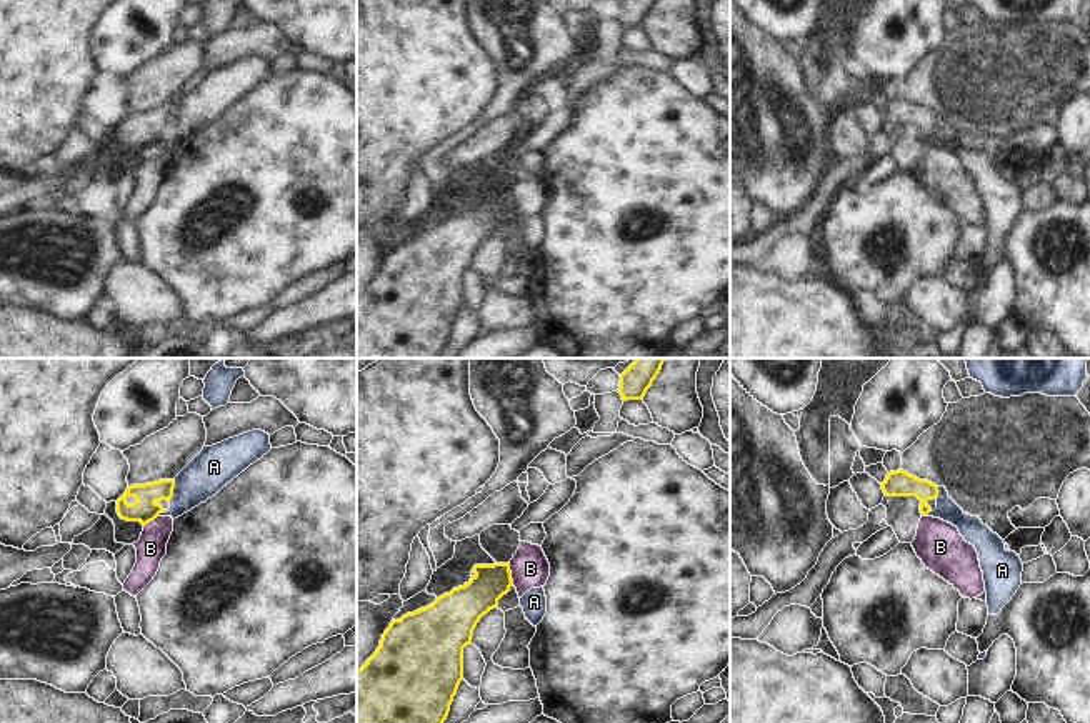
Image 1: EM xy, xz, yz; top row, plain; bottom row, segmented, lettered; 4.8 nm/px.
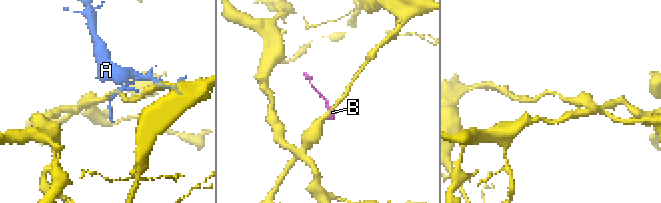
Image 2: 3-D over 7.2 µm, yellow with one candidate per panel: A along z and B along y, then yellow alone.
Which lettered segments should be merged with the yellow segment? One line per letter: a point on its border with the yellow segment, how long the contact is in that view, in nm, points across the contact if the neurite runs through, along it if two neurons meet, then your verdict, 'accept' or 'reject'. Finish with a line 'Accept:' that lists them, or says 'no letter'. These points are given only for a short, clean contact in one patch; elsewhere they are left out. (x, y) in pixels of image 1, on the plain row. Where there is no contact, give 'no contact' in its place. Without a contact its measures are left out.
A: meets yellow in xy at (172, 117); contact 110 nm long; border along xy (175, 107), (169, 127); reject
B: meets yellow in xz at (510, 202); contact 110 nm long; border along xz (509, 190), (514, 212); reject
Accept: no letter

